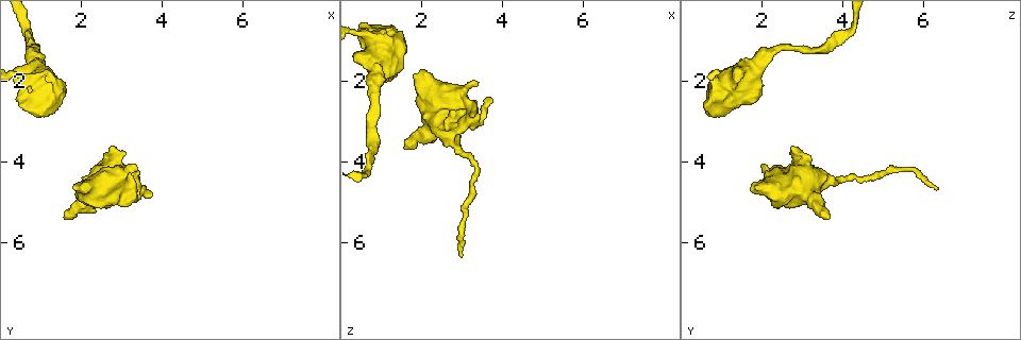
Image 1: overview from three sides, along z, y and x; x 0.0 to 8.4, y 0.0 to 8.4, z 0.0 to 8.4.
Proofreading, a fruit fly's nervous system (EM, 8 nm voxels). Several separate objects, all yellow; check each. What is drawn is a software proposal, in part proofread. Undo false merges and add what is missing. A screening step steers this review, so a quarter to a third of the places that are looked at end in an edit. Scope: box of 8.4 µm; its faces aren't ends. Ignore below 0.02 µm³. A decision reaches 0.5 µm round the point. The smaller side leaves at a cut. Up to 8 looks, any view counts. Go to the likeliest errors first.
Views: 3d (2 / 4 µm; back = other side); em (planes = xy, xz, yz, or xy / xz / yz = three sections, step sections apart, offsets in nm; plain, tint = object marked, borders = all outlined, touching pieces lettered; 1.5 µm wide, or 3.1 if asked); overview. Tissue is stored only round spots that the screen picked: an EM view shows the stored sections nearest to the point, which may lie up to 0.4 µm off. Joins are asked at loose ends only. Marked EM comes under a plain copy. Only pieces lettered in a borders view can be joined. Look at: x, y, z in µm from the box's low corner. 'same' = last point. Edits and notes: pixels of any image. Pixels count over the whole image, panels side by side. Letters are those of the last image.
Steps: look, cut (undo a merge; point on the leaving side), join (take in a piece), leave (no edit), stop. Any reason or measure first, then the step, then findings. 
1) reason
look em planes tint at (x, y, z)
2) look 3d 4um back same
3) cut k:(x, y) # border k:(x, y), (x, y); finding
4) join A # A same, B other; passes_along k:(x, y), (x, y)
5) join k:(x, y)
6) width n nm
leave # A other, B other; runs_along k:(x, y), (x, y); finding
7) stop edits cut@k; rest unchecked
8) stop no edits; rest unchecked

thick end
look 3d 4um at (3.45, 4.30, 2.80)

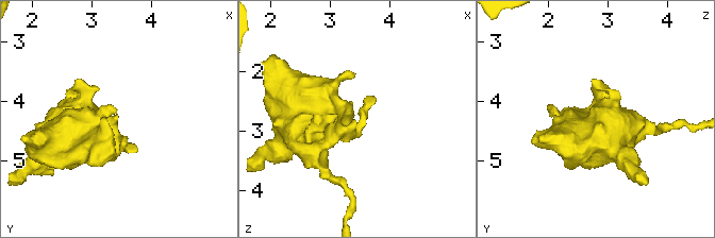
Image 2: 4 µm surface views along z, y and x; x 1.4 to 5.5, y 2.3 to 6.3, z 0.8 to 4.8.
now the EM
look em planes tint at (3.45, 4.30, 2.80)

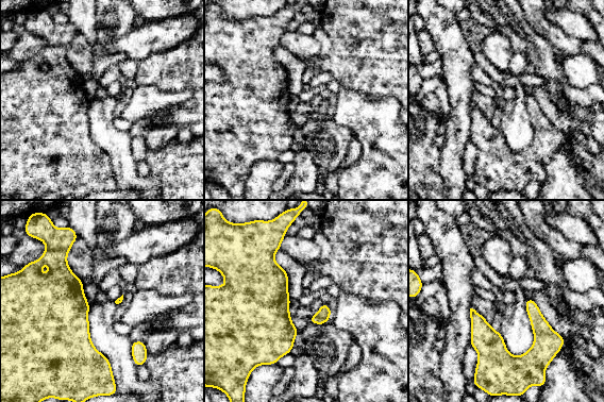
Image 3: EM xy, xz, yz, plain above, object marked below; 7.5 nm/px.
look em planes borders same

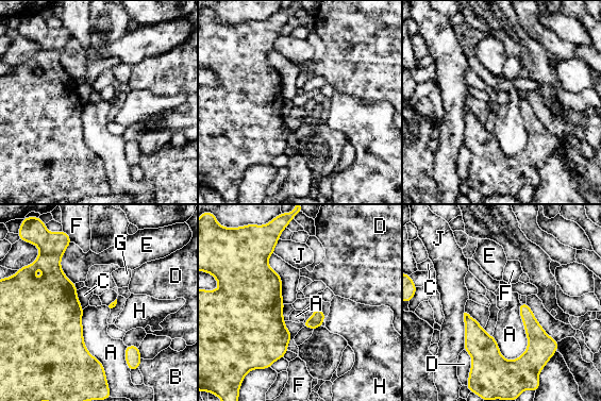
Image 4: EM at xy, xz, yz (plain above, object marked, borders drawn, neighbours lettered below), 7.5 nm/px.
leave # A other, B other, C other, D other, E other, F other, G other, H other, J other; border 4:(326, 317), (323, 320); none of them fits

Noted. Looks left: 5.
an open end
look 3d 4um at (1.65, 5.35, 3.65)

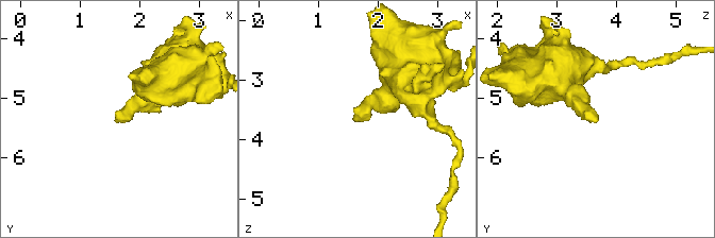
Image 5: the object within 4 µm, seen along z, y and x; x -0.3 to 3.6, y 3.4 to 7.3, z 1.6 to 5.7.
now the EM
look em planes borders at (1.60, 5.35, 3.65)

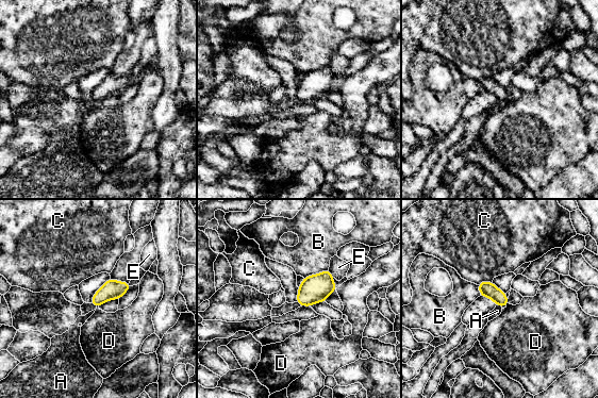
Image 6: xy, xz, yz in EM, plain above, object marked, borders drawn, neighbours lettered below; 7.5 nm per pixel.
leave # A other, B other, C other, D other, E other; none of them fits

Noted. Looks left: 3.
stops while still wide
look em yz step 4 borders at (2.10, 4.75, 1.70)

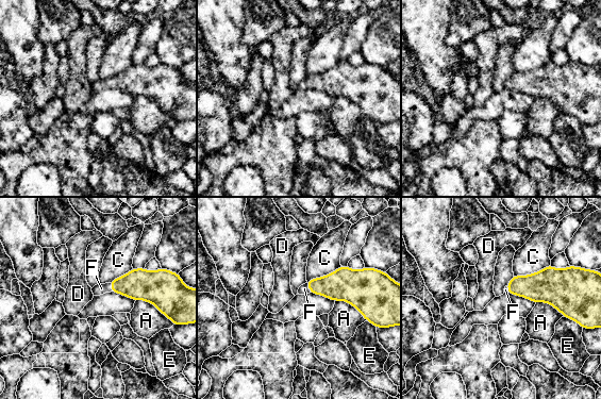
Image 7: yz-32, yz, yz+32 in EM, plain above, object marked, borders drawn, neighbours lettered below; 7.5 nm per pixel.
another direction
look em planes borders same

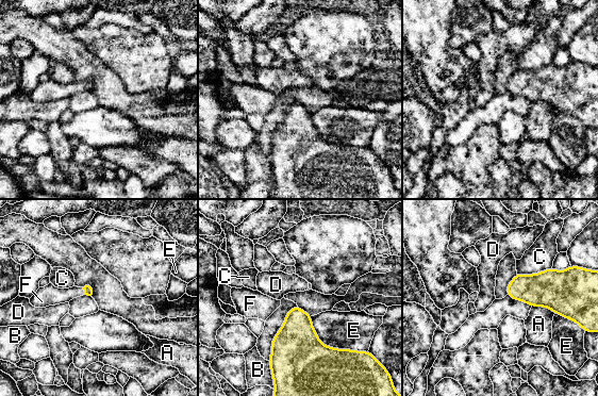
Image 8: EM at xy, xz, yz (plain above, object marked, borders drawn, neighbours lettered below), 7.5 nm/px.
join F # A other, B other, C other, D other, E other, F same; passes_along 8:(87, 290), (84, 291), (52, 295); the neuron continues

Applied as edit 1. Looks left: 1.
stop edits join@8; rest unchecked

